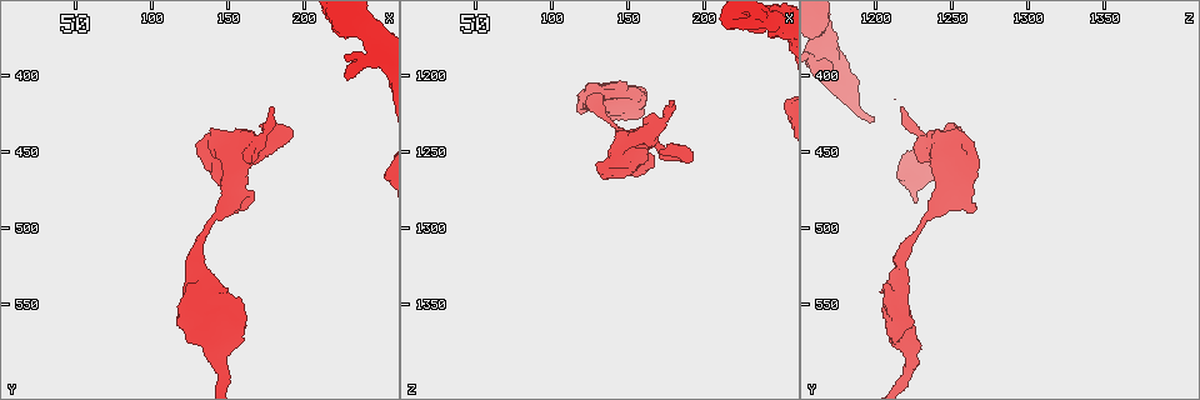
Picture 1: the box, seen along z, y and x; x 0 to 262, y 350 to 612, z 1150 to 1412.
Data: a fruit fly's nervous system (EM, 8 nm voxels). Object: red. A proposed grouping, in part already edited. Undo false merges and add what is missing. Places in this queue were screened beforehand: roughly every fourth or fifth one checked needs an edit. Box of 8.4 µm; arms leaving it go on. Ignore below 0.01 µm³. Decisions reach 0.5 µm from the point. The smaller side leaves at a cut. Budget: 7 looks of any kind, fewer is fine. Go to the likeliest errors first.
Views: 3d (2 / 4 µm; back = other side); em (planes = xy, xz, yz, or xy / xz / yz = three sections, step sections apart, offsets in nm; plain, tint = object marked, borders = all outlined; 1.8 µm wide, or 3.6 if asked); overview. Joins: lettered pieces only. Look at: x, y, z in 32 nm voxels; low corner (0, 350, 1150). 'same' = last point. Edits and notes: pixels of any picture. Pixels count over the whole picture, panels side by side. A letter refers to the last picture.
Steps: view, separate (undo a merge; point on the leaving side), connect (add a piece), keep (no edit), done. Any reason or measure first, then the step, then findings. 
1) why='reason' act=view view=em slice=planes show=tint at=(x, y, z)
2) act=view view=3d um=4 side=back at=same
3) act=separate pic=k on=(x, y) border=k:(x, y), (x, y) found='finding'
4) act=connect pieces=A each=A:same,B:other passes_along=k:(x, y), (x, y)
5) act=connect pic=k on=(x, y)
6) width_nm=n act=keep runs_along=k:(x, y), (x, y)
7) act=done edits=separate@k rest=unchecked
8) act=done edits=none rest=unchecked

why='branch stops here' act=view view=em slice=yz step=4 show=borders at=(228, 402, 1166)

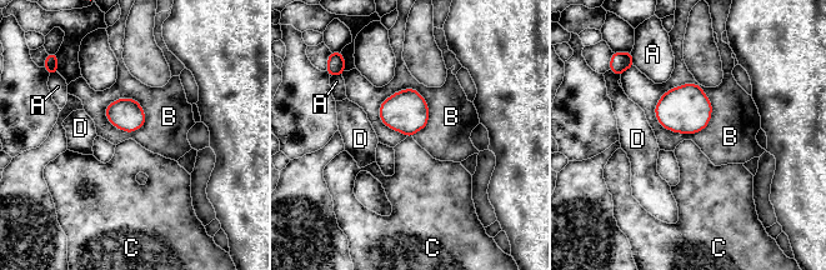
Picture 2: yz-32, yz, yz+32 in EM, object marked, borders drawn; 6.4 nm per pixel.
why='another direction' act=view view=em slice=planes show=borders at=same

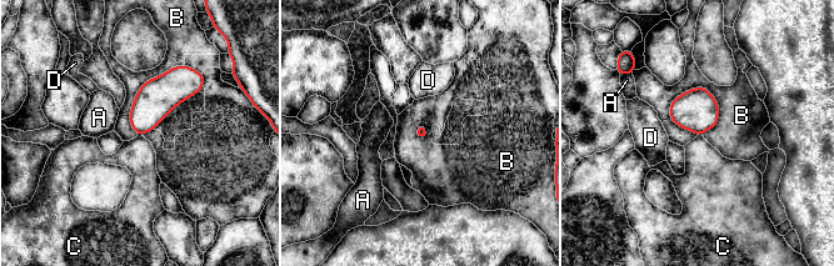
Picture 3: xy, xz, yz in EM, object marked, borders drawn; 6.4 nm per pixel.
act=keep each=A:other,B:other,C:other,D:other border=3:(719, 108), (693, 88), (669, 115) found='none of them fits'

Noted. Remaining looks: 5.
why='sharp bend' act=view view=em um=3.6 slice=xz step=4 show=tint at=(166, 446, 1234)

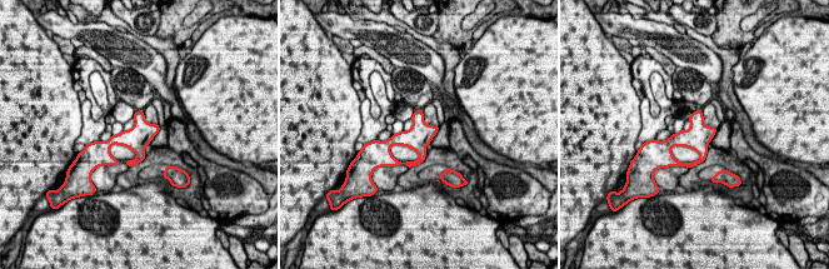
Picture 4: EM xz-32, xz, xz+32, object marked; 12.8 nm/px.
act=view view=em um=3.6 slice=planes show=borders at=same

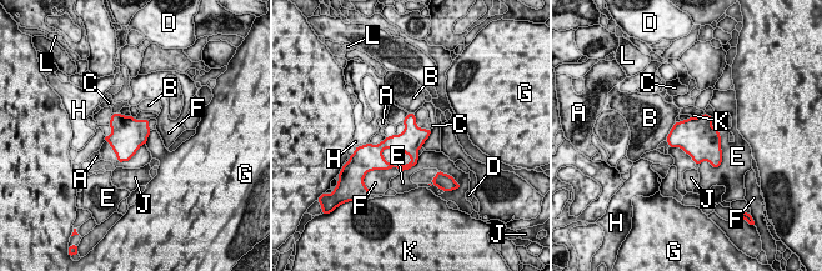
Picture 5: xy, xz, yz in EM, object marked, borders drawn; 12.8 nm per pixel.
act=keep each=A:other,B:other,C:other,D:other,E:other,F:other,G:other,H:other,J:other,K:other,L:other border=5:(431, 130), (421, 146) found='continuous, no second neuron'

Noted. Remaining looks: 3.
act=view view=em um=3.6 slice=xz step=4 show=tint at=(144, 558, 1214)

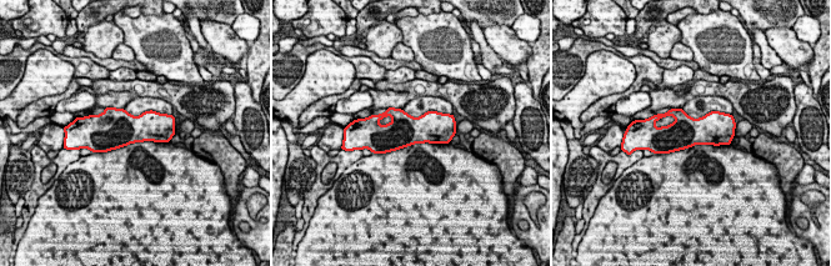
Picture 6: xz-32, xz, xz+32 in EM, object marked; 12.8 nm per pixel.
act=view view=em um=3.6 slice=planes show=borders at=same

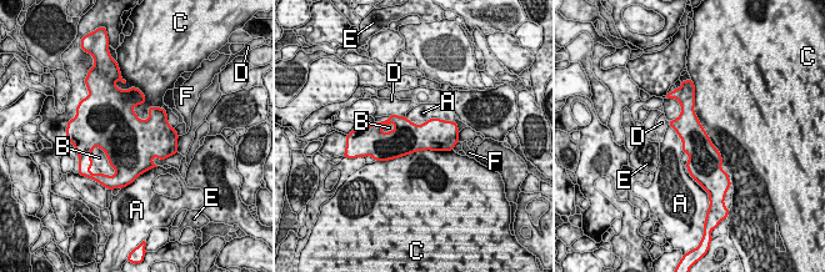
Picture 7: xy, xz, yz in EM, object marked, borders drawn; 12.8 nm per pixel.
width_nm=360 act=keep each=A:other,B:other,C:other,D:other,E:other,F:other found='one neuron here'

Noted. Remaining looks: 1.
act=done edits=none rest=unchecked

